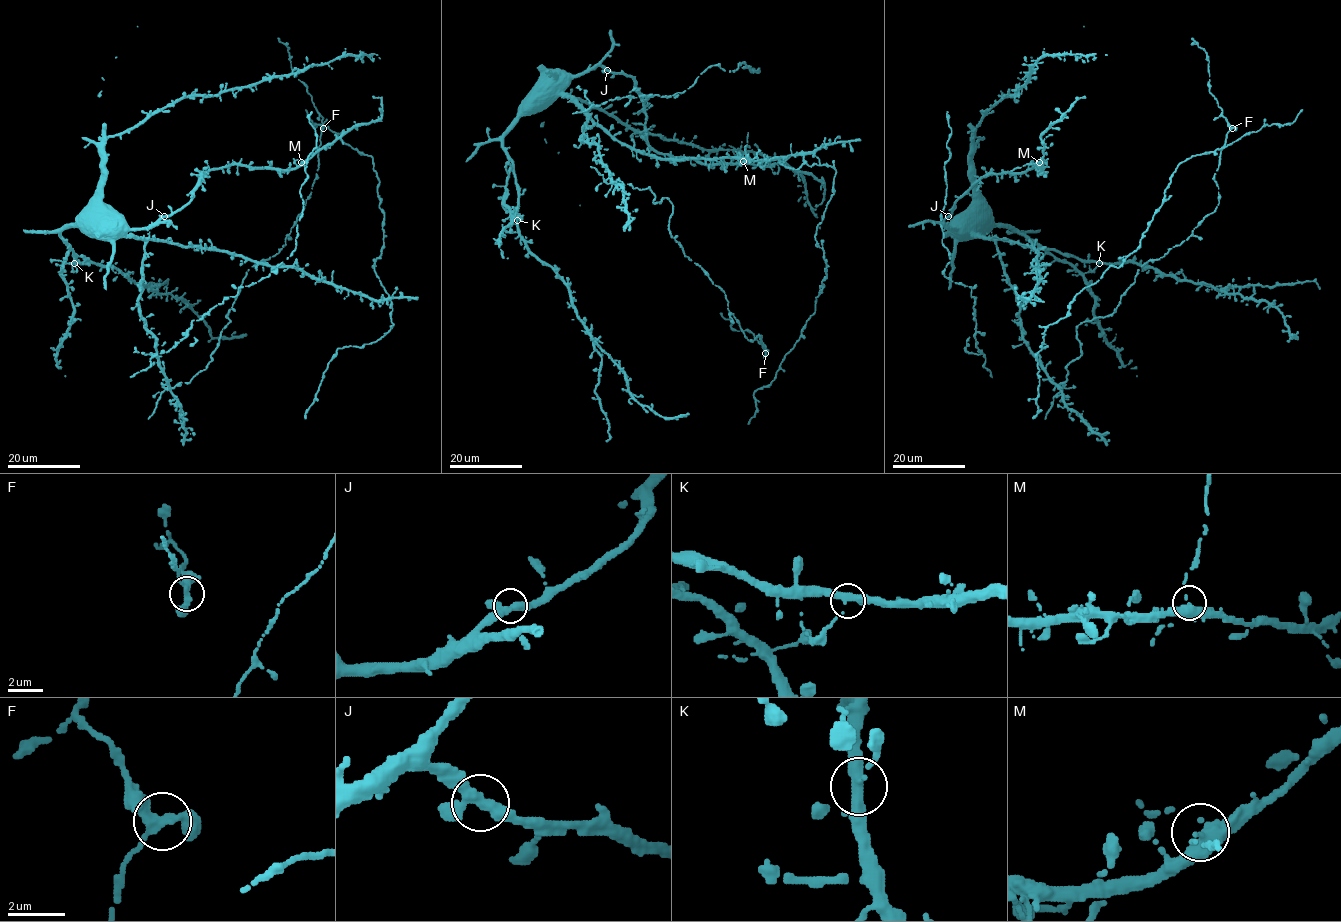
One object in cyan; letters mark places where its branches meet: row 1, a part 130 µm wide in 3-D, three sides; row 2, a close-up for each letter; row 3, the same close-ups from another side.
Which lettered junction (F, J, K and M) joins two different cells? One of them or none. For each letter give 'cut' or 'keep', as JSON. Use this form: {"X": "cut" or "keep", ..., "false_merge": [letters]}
{"F": "keep", "J": "keep", "K": "keep", "M": "keep", "false_merge": []}

